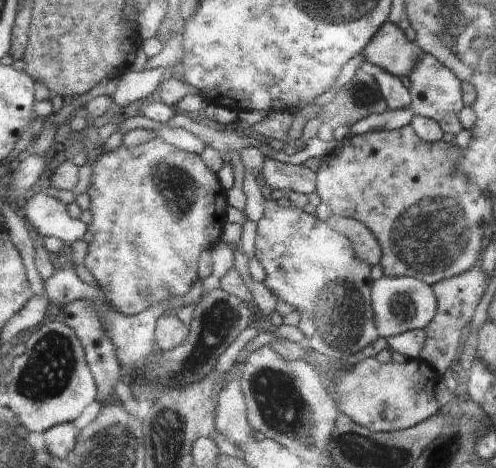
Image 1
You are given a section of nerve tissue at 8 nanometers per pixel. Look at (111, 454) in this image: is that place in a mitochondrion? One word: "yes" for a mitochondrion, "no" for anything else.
yes

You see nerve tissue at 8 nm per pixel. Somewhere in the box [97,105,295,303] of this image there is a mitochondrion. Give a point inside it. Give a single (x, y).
(178, 188)

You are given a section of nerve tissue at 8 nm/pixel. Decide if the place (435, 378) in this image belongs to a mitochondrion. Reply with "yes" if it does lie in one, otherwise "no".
no

